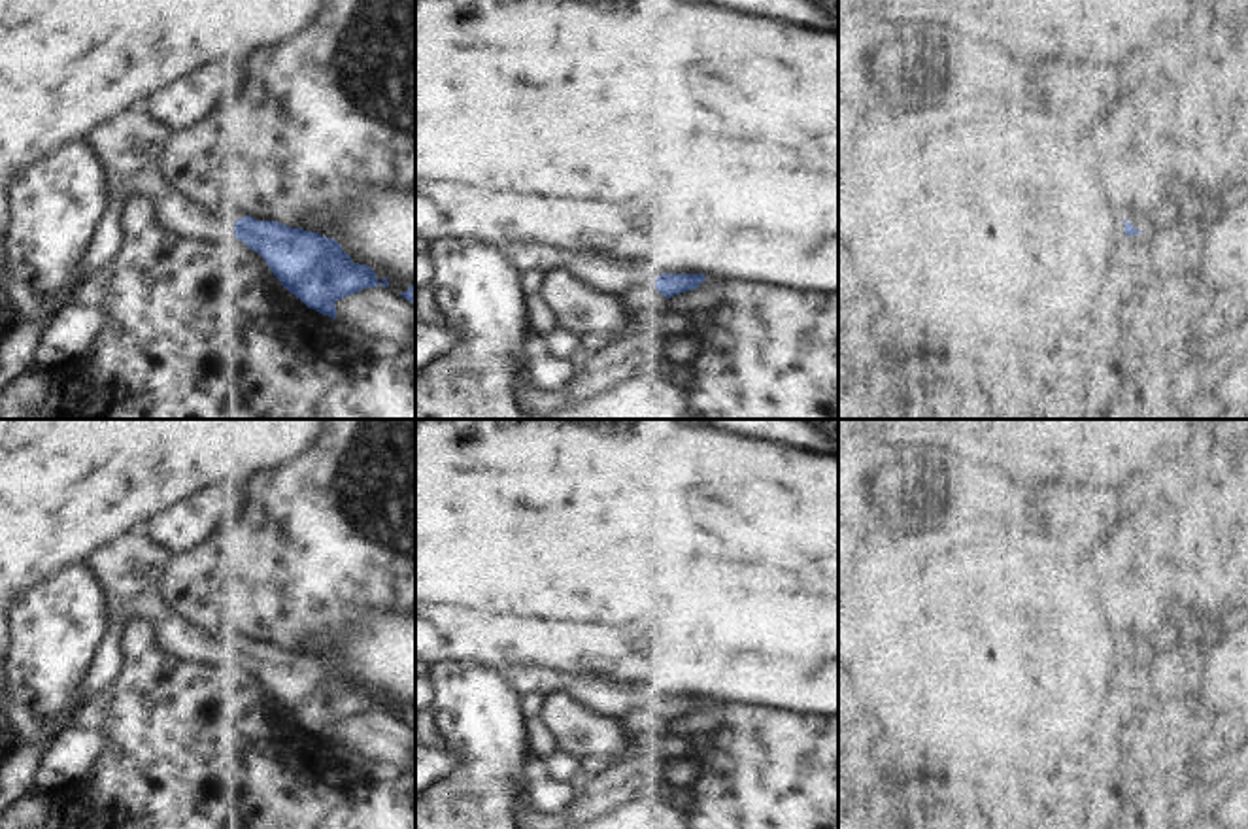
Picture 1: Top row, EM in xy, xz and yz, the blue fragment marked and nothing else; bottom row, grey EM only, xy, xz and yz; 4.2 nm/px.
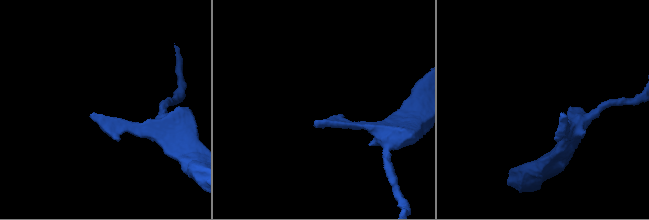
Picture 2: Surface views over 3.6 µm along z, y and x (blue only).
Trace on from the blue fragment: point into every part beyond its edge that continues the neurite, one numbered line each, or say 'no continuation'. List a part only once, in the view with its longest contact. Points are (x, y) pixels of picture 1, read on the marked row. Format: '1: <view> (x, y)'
1: xy (174, 212)

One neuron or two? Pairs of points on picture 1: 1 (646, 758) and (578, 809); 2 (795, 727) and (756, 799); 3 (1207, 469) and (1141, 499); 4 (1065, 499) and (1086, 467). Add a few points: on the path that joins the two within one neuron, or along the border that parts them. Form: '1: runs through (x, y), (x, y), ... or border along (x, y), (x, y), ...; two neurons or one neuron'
1: runs through (629, 775), (595, 795); one neuron
2: runs through (795, 744), (795, 760), (773, 782); one neuron
3: runs through (1190, 486), (1177, 499), (1158, 499); one neuron
4: border along (1120, 484), (1045, 484), (1041, 488); two neurons

